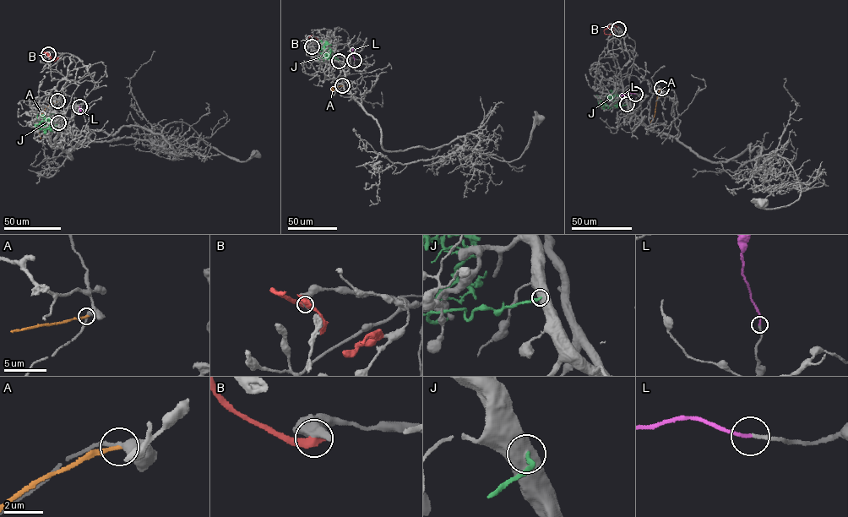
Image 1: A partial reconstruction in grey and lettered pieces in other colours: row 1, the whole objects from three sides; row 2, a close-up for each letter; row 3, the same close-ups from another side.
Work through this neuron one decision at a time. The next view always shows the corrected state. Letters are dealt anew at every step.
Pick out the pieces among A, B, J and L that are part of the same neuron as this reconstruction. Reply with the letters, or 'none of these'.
L

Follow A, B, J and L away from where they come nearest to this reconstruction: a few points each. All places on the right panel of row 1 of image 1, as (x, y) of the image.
A: (661, 88), (650, 122)
B: (618, 29), (614, 24), (605, 29), (606, 34), (614, 36)
J: (627, 104), (611, 107), (615, 99), (610, 90)
L: (635, 94), (621, 95)

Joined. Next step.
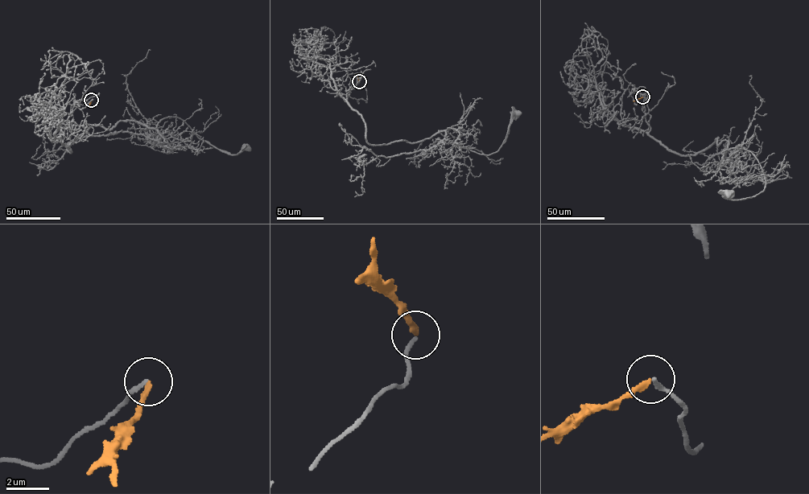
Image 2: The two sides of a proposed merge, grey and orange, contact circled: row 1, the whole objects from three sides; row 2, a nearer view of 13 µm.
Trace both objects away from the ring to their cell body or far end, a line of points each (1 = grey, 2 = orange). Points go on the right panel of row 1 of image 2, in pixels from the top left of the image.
1: (642, 96), (669, 149), (718, 137), (753, 154), (762, 191), (727, 194)
2: (642, 96), (633, 101)

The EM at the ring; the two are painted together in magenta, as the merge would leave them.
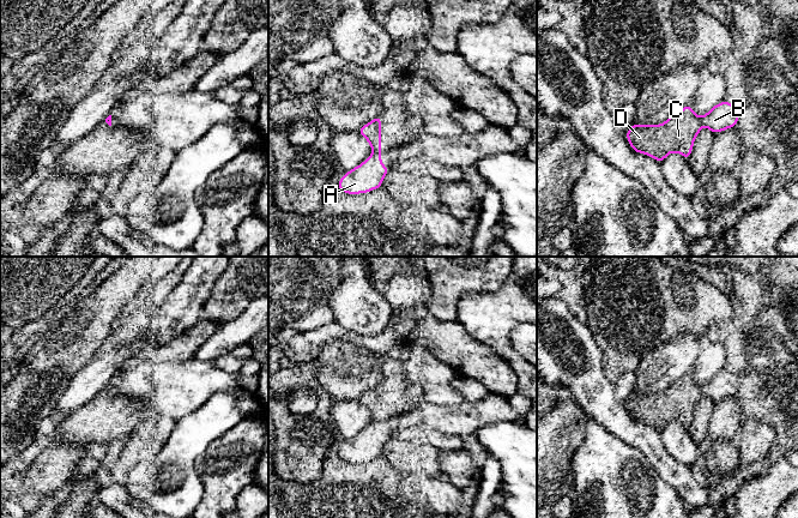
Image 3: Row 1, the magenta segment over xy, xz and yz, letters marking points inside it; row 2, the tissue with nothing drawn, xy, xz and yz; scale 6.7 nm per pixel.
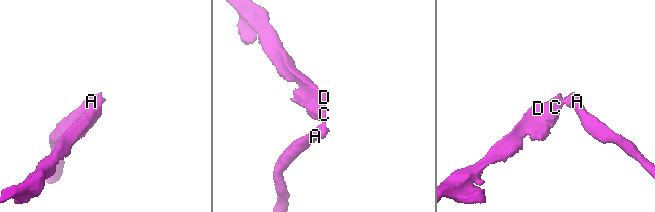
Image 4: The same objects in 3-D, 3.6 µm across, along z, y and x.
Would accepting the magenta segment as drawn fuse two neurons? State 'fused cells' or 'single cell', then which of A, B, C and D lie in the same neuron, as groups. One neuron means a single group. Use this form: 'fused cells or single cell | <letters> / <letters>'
fused cells | A B / C D

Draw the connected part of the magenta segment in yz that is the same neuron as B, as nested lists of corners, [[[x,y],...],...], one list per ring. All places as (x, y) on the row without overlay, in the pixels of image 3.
[[[720,371],[701,386],[701,391],[713,402],[737,394],[739,381],[734,373]]]

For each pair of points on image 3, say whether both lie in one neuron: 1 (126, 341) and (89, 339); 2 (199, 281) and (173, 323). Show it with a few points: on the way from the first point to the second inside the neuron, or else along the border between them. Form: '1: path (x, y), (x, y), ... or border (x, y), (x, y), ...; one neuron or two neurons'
1: border (121, 313), (118, 319), (118, 331), (113, 335); two neurons
2: path (193, 291), (180, 312); one neuron

